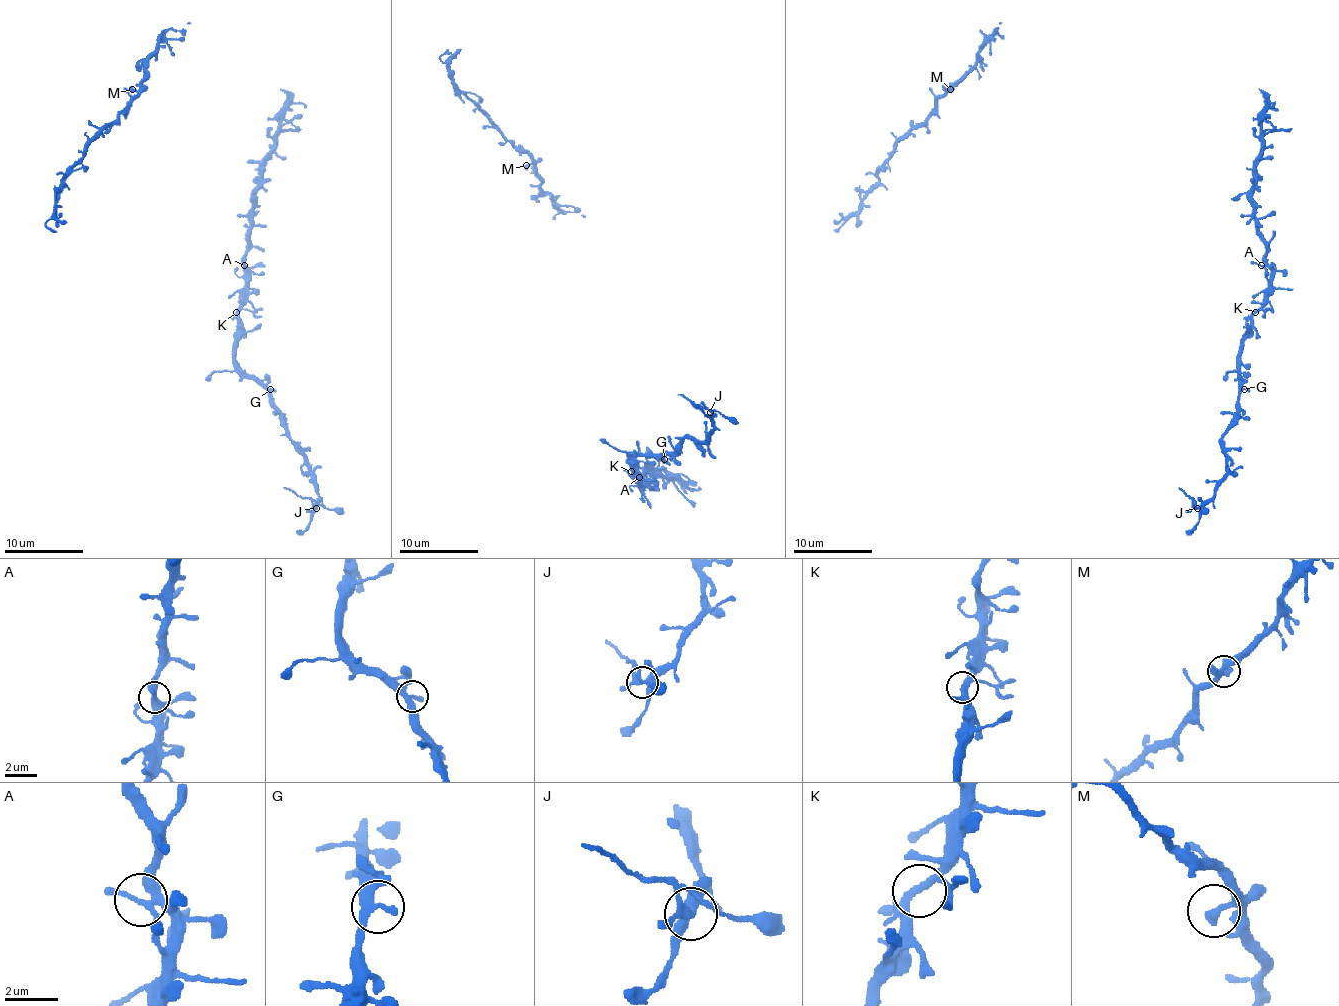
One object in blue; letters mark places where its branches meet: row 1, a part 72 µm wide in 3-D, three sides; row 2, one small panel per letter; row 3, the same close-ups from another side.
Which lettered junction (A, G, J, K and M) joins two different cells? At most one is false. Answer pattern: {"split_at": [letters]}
{"split_at": ["J"]}

